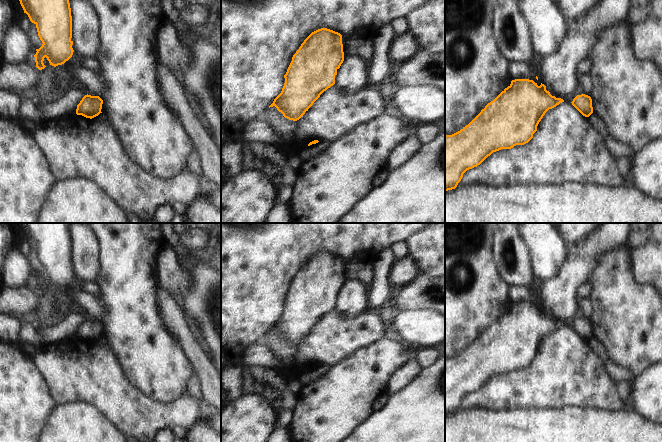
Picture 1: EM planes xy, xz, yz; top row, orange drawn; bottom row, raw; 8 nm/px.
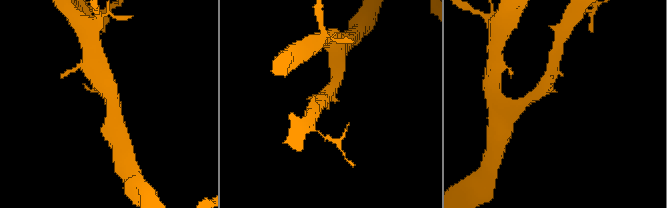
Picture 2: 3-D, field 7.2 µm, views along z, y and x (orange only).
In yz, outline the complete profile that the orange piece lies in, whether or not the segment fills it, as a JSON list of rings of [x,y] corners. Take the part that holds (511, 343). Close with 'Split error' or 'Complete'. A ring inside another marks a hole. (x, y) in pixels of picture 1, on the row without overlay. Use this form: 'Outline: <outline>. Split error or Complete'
Outline: [[[529,303],[512,304],[511,308],[488,327],[468,349],[452,359],[445,359],[445,415],[455,413],[467,394],[480,389],[493,376],[528,367],[545,337],[562,326],[563,323],[552,320],[542,307],[538,310]]]. Complete

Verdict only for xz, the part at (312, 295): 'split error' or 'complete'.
complete

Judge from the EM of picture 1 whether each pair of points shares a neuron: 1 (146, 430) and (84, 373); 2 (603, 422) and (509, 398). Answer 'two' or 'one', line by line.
1: one
2: two

